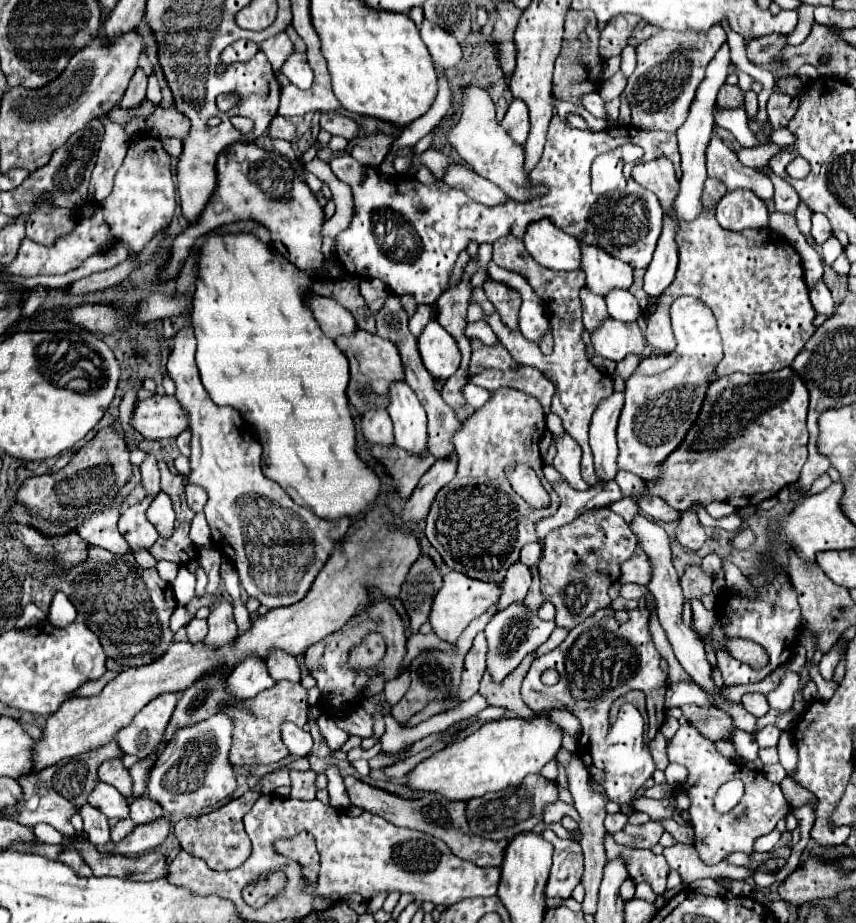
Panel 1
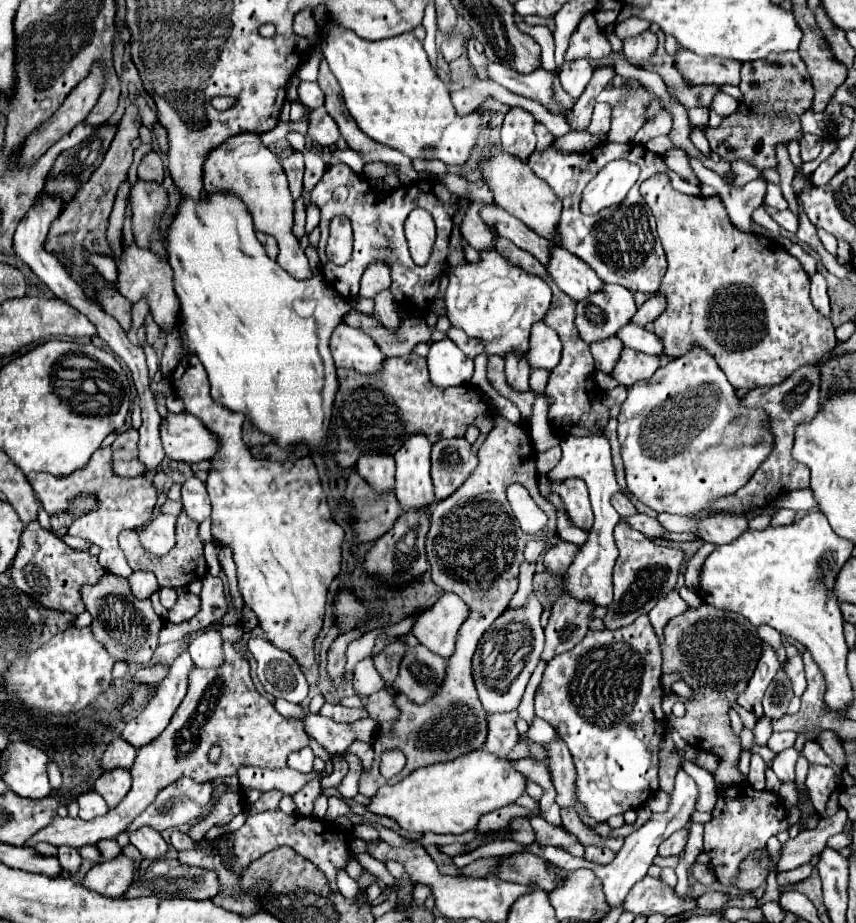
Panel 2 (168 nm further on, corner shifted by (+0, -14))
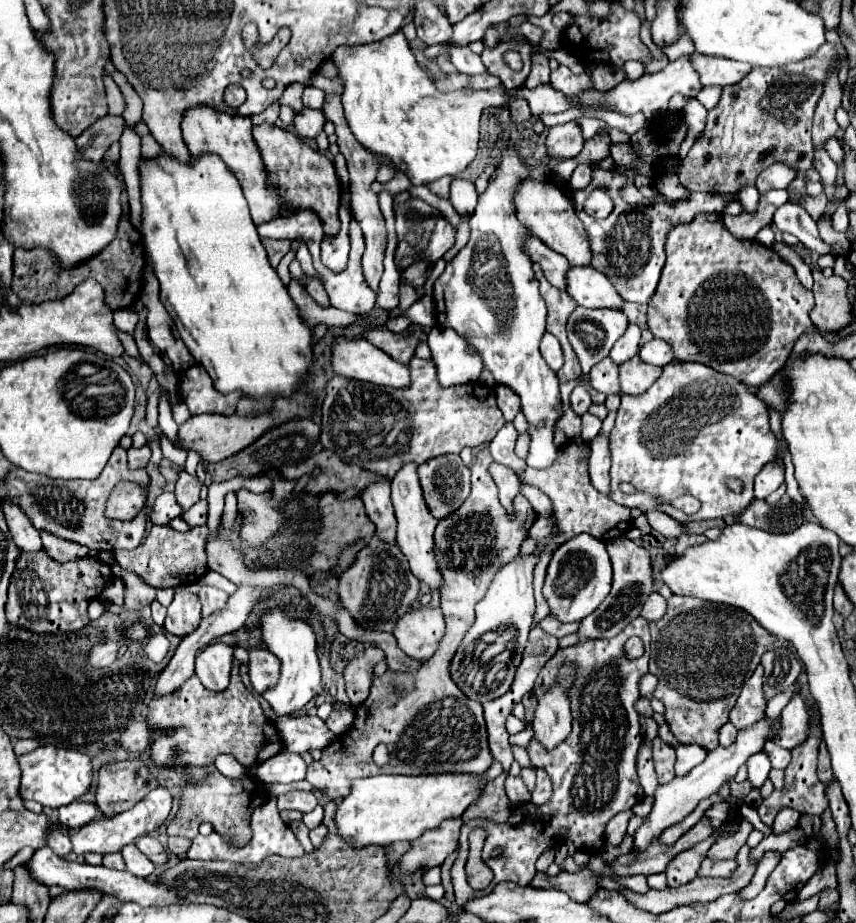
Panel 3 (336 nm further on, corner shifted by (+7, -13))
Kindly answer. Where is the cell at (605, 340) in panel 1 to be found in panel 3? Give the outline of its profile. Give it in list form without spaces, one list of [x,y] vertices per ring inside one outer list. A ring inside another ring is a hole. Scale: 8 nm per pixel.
[[[638,355],[620,363],[620,387],[622,393],[638,395],[644,393],[662,373],[660,367],[654,367],[650,363],[644,363]]]

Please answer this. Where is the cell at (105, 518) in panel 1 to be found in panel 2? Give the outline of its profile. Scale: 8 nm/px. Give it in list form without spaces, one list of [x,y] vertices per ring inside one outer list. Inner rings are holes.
[[[109,434],[105,438],[103,446],[93,454],[91,462],[85,468],[73,472],[71,476],[55,478],[55,476],[45,474],[45,472],[29,472],[27,480],[33,486],[35,494],[39,496],[39,500],[41,500],[41,504],[49,516],[69,512],[71,500],[75,500],[77,496],[85,496],[85,494],[97,496],[97,504],[87,514],[83,514],[81,518],[77,518],[69,526],[69,536],[79,536],[79,538],[85,538],[85,540],[97,544],[101,548],[99,564],[105,570],[109,570],[117,576],[131,576],[133,570],[129,568],[129,564],[127,564],[127,560],[119,548],[117,536],[123,530],[143,528],[151,520],[151,516],[157,508],[157,490],[155,490],[151,478],[119,478],[113,472],[113,468],[111,468],[111,458],[113,458],[111,444],[113,444],[115,436],[117,434]]]

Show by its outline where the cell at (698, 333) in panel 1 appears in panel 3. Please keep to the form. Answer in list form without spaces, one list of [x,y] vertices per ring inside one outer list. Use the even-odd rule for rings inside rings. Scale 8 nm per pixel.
[[[670,361],[648,391],[640,395],[622,395],[616,425],[610,433],[610,453],[612,453],[610,499],[630,509],[636,507],[642,513],[658,509],[680,523],[736,515],[754,499],[754,493],[752,493],[754,477],[776,455],[778,441],[770,431],[768,421],[770,417],[768,417],[766,403],[756,399],[756,395],[750,393],[746,385],[738,383],[738,379],[722,375],[702,363]],[[730,479],[742,481],[742,493],[734,493],[728,487]],[[622,483],[632,483],[634,487],[638,487],[638,493],[634,495],[622,493],[620,491]],[[644,495],[652,495],[652,497],[660,495],[664,497],[664,503],[656,503],[654,499],[644,499]],[[682,495],[696,497],[702,503],[700,511],[694,515],[686,515],[684,511],[678,511],[676,507],[672,507],[670,501]]]

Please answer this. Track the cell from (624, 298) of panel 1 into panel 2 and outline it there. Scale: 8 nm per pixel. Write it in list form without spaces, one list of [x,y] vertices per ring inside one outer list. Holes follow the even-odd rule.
[[[627,324],[625,328],[621,328],[621,332],[617,334],[623,344],[627,348],[633,348],[637,352],[643,352],[643,354],[651,354],[651,356],[663,356],[663,344],[661,340],[647,332],[645,328],[637,328],[635,324]]]

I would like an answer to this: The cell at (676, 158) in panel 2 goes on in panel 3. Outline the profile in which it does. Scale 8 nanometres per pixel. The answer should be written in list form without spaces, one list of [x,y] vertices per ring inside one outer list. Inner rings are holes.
[[[824,43],[814,55],[810,55],[810,57],[806,57],[806,59],[802,59],[802,61],[796,61],[796,63],[790,63],[790,65],[786,65],[786,67],[754,67],[740,83],[734,83],[734,85],[726,85],[724,87],[724,91],[722,91],[722,99],[720,99],[720,103],[712,109],[712,113],[708,113],[708,121],[706,121],[706,127],[704,127],[704,131],[702,131],[702,135],[700,135],[700,139],[696,139],[694,141],[694,145],[692,145],[692,149],[690,149],[690,153],[688,153],[688,157],[682,161],[682,165],[680,165],[680,169],[678,169],[678,179],[680,179],[680,183],[686,187],[686,189],[690,189],[690,191],[706,191],[706,193],[734,193],[734,191],[738,191],[738,187],[740,185],[754,185],[754,179],[758,177],[758,173],[760,171],[764,171],[766,167],[770,167],[770,165],[774,165],[774,163],[784,163],[784,165],[788,165],[788,167],[792,167],[792,169],[796,169],[796,171],[806,171],[806,169],[810,169],[812,167],[812,147],[814,147],[814,143],[812,143],[812,137],[810,137],[810,129],[812,129],[812,113],[814,113],[814,103],[818,103],[818,95],[822,95],[822,83],[824,83],[824,75],[826,75],[826,69],[830,67],[830,63],[832,61],[836,61],[838,65],[840,65],[840,61],[838,61],[838,51],[836,51],[836,47],[832,45],[832,43]]]

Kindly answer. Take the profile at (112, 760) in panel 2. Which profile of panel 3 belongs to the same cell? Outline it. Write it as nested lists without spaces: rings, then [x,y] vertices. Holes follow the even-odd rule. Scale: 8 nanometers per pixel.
[[[132,723],[126,727],[118,739],[118,745],[132,753],[142,753],[150,745],[150,731],[146,731],[146,723]]]

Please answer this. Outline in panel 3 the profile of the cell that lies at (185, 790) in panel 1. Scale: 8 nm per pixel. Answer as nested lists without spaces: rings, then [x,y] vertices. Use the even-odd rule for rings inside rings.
[[[156,787],[142,801],[138,801],[132,809],[128,809],[128,811],[116,815],[116,817],[110,817],[110,819],[94,819],[94,821],[86,823],[84,827],[80,827],[78,833],[72,835],[72,851],[76,855],[84,855],[88,851],[102,853],[102,855],[120,851],[124,845],[132,843],[136,837],[152,833],[160,825],[164,825],[164,821],[168,819],[170,811],[172,811],[172,793],[170,793],[170,789]]]

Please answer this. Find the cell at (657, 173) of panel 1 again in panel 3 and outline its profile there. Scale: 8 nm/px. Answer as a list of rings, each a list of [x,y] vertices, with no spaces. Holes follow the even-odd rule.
[[[698,213],[694,215],[694,219],[690,223],[678,223],[678,225],[672,225],[670,231],[668,231],[668,237],[666,237],[666,265],[662,269],[662,277],[658,281],[658,287],[656,287],[656,293],[654,297],[650,299],[648,303],[648,329],[652,331],[654,337],[658,339],[664,339],[672,351],[674,351],[674,359],[676,361],[698,361],[698,363],[704,363],[720,373],[726,373],[726,375],[732,375],[736,377],[740,383],[748,385],[748,387],[760,387],[764,385],[768,379],[772,379],[788,361],[790,353],[792,353],[792,347],[796,343],[796,339],[802,335],[802,333],[808,333],[808,331],[816,331],[818,327],[812,323],[810,319],[810,311],[814,309],[814,295],[810,291],[806,291],[802,287],[802,283],[798,283],[798,277],[796,277],[796,271],[792,265],[788,265],[784,259],[780,259],[780,255],[776,251],[772,251],[772,247],[766,247],[758,241],[748,241],[748,239],[736,239],[722,223],[722,217],[720,213]]]

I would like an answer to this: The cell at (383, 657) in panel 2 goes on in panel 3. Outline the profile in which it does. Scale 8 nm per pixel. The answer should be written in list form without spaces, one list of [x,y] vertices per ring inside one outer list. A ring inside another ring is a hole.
[[[368,647],[362,653],[358,653],[344,669],[346,679],[346,693],[350,697],[350,703],[354,707],[360,707],[364,699],[370,693],[372,683],[372,671],[374,665],[384,659],[384,651],[380,647]]]

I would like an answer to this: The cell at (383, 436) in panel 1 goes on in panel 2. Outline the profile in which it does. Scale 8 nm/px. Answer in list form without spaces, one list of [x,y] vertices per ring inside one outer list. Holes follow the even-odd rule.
[[[365,454],[357,462],[357,472],[377,494],[393,492],[395,484],[395,460],[383,454]]]

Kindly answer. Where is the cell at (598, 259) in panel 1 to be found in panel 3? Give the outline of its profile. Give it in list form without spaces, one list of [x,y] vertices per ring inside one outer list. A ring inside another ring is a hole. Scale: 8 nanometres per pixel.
[[[576,307],[572,311],[572,315],[568,317],[568,323],[566,323],[566,333],[568,333],[568,339],[580,359],[580,365],[582,365],[582,375],[590,375],[590,369],[592,365],[596,365],[598,361],[602,361],[612,345],[622,337],[622,333],[626,331],[626,325],[628,325],[628,319],[624,315],[622,309],[586,309],[586,307]]]

